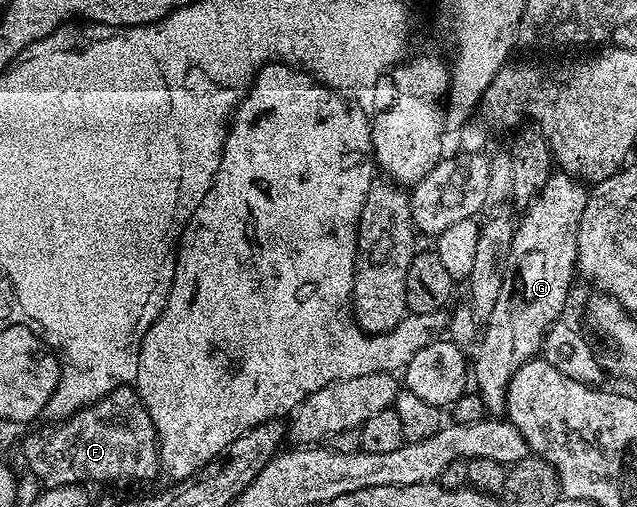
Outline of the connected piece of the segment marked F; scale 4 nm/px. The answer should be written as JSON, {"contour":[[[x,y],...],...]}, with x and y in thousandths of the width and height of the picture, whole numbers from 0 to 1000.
{"contour":[[[188,761],[185,767],[174,771],[168,781],[148,793],[141,801],[135,801],[127,809],[121,809],[100,832],[80,832],[80,838],[68,842],[64,848],[55,850],[46,858],[38,880],[36,895],[39,907],[50,931],[49,937],[60,953],[61,949],[72,964],[83,964],[96,959],[116,959],[122,955],[141,955],[140,951],[224,951],[240,945],[245,935],[251,933],[251,888],[248,884],[246,854],[243,852],[242,830],[237,828],[235,813],[226,797],[221,783],[214,773],[210,763]]]}

